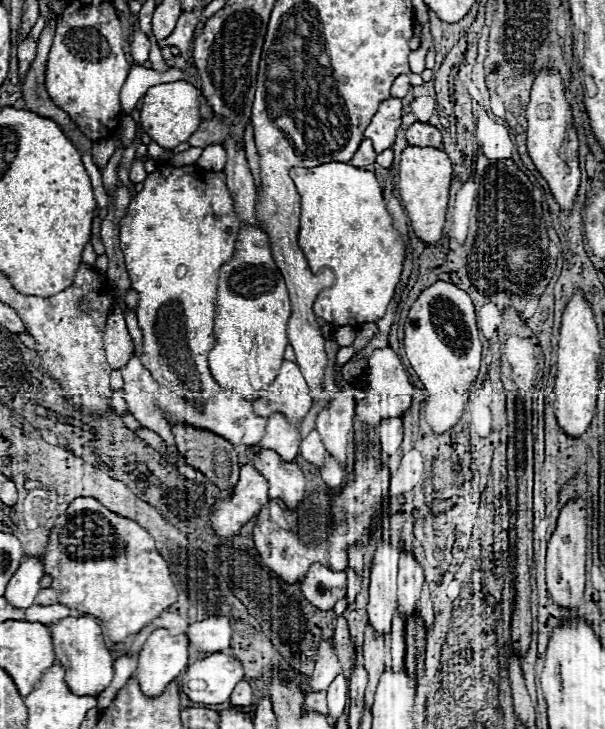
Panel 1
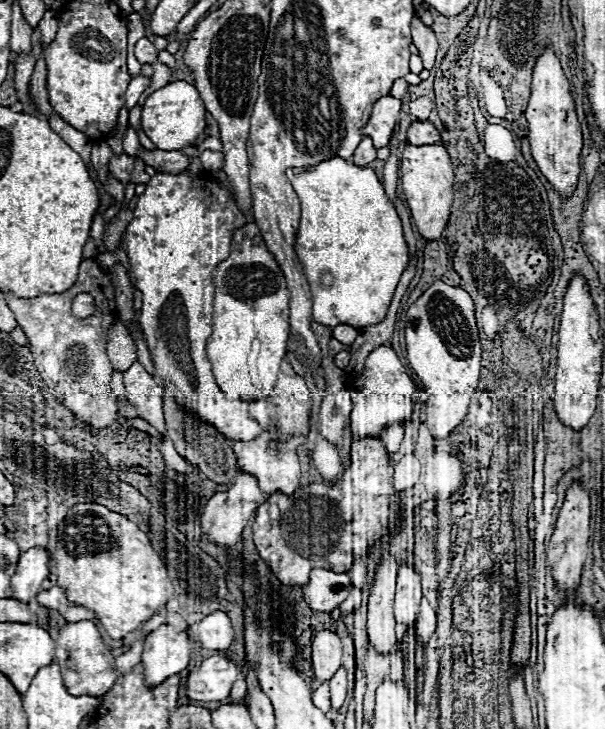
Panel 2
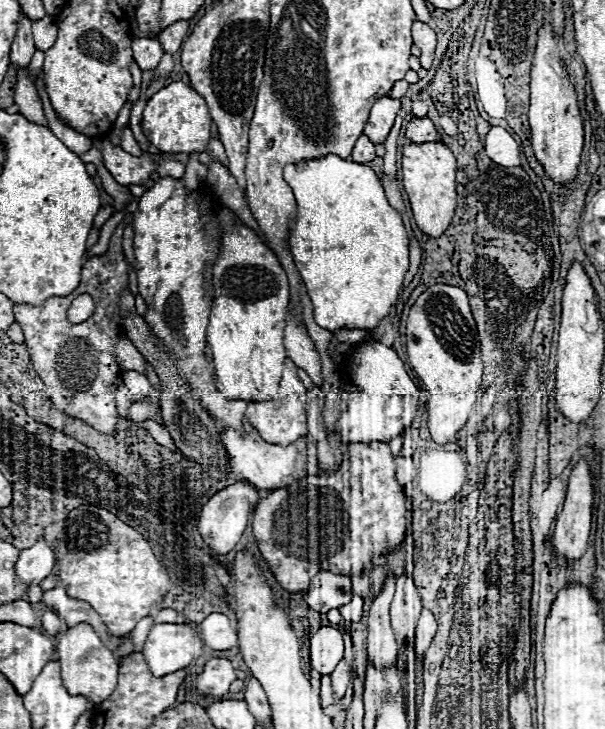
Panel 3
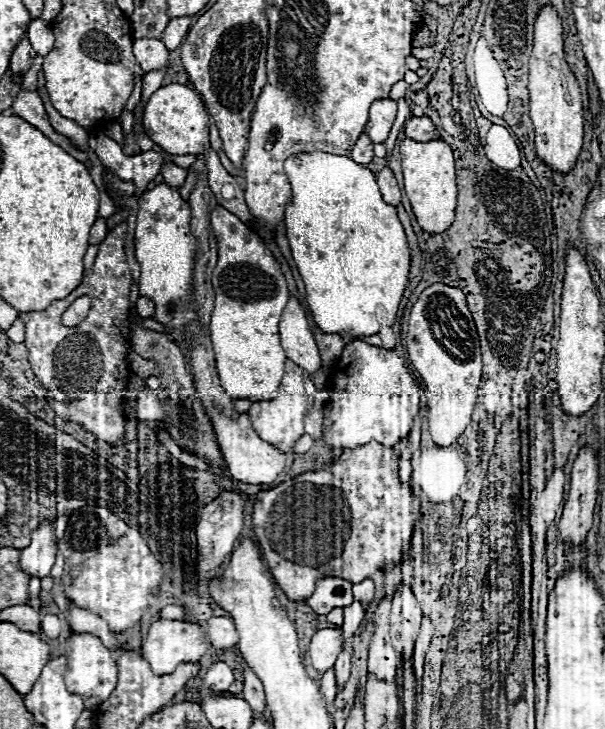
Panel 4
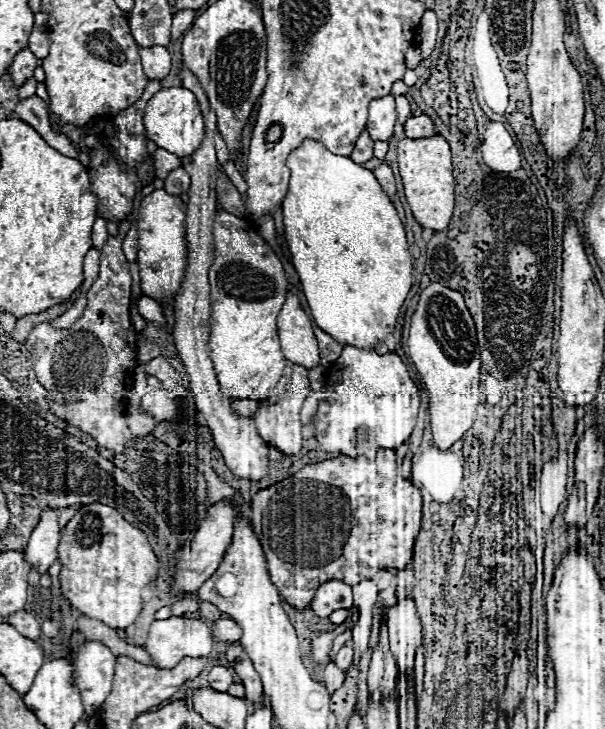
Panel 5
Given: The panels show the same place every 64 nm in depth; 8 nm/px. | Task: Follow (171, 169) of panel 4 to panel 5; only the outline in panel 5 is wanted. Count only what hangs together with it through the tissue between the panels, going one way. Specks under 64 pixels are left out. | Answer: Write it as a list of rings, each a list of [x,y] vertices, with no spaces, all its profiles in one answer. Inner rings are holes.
[[[184,168],[172,170],[172,172],[168,174],[168,178],[164,180],[164,190],[166,190],[168,194],[174,194],[174,196],[184,194],[184,192],[188,190],[188,186],[190,186],[190,176],[186,174]]]

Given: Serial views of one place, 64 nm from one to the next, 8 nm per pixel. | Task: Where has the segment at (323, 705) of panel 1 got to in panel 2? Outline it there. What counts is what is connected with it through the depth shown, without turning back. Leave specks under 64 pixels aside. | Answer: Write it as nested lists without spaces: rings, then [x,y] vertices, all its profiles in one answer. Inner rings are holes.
[[[328,682],[321,684],[318,690],[314,692],[314,704],[316,704],[316,707],[320,708],[324,713],[330,709],[331,702]]]

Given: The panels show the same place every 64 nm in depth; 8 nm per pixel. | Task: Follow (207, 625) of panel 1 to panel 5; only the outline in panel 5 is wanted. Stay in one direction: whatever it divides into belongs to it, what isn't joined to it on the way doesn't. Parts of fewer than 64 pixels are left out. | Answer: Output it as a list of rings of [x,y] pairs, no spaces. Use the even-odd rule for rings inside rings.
[[[220,618],[220,620],[214,622],[212,634],[220,642],[238,642],[240,636],[242,636],[242,628],[230,618]]]

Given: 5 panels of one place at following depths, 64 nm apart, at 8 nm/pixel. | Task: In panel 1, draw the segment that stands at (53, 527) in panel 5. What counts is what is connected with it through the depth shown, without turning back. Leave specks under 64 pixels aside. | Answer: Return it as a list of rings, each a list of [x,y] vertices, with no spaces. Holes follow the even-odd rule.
[[[24,556],[14,578],[8,582],[4,598],[16,608],[28,608],[40,590],[40,580],[44,574],[42,556]]]

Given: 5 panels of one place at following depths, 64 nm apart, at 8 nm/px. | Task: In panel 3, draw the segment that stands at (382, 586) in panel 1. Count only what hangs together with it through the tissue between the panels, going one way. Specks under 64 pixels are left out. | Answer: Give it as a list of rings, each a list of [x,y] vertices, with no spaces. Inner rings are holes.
[[[386,580],[382,592],[370,604],[368,616],[368,660],[372,666],[390,668],[396,664],[396,642],[390,628],[390,602],[394,596],[394,580]]]

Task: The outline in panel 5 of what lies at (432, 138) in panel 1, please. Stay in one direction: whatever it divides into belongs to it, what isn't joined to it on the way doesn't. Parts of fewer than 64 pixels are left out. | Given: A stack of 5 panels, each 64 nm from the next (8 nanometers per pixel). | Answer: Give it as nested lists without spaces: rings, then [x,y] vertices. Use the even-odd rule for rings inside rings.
[[[420,114],[420,116],[410,116],[404,124],[404,132],[408,138],[428,138],[428,136],[434,136],[436,130],[434,130],[434,122],[430,116],[426,114]]]

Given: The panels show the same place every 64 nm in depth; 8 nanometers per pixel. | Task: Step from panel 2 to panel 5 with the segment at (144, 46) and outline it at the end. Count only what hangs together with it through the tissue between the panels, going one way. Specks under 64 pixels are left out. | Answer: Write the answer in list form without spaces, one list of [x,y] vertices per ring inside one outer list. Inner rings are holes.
[[[152,46],[152,48],[140,48],[140,56],[142,56],[142,66],[144,66],[144,74],[148,78],[154,80],[162,80],[170,74],[172,62],[170,62],[170,54],[164,46]]]

